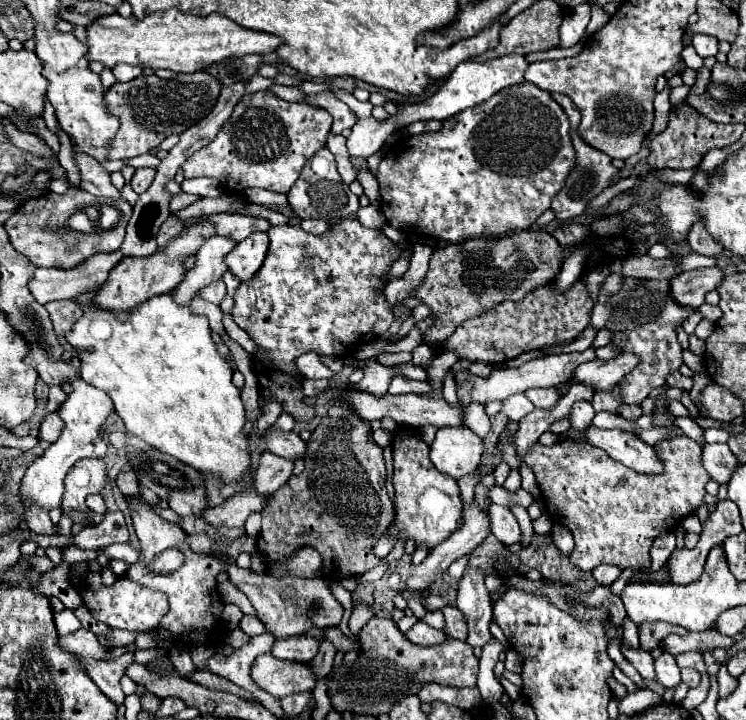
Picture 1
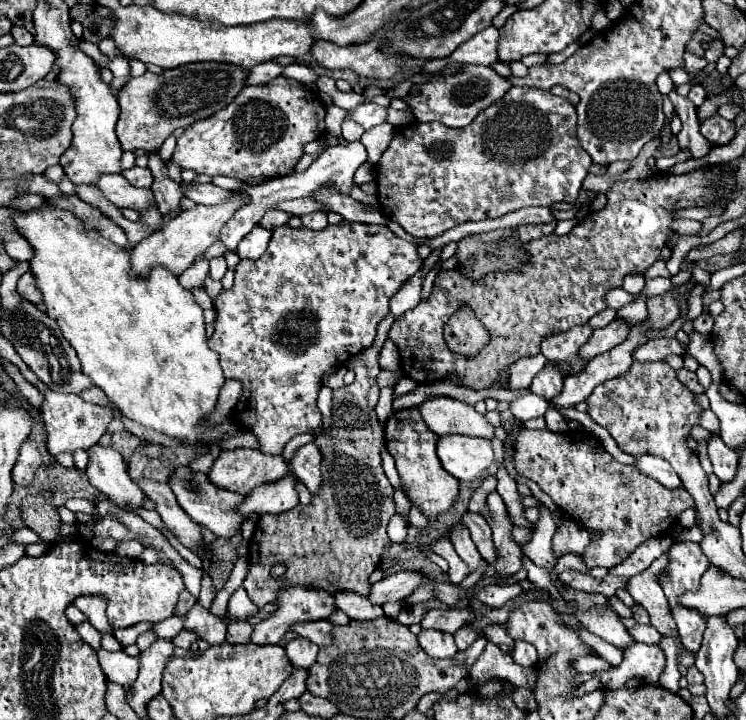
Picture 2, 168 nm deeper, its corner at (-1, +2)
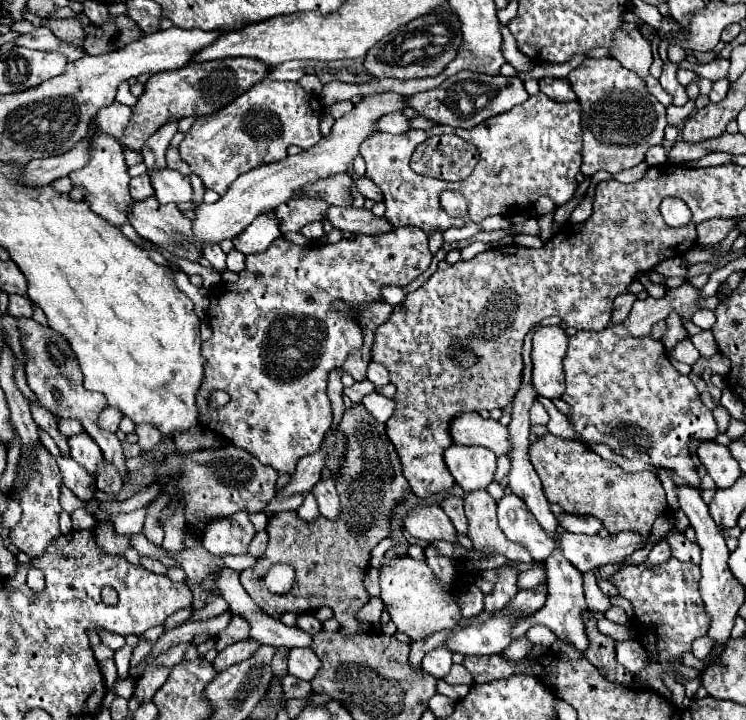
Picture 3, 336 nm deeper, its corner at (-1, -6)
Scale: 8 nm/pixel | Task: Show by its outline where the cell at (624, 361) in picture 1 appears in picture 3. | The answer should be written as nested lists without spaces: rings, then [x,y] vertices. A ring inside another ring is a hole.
[[[689,339],[677,343],[677,347],[673,351],[667,351],[667,355],[669,357],[675,357],[677,361],[683,361],[687,365],[693,365],[699,359],[699,351],[695,349],[695,345]]]

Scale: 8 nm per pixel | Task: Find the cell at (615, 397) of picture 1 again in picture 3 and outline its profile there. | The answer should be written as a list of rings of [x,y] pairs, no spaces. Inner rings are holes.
[[[609,325],[603,331],[577,331],[569,339],[569,349],[563,359],[565,367],[565,393],[561,399],[571,407],[569,421],[573,423],[575,433],[587,445],[603,443],[613,449],[613,453],[627,459],[643,459],[655,467],[667,467],[687,483],[699,489],[699,475],[695,463],[689,455],[689,441],[713,441],[717,437],[717,423],[711,409],[707,409],[699,397],[699,391],[687,375],[681,375],[663,353],[665,347],[661,341],[655,341],[649,335],[633,337],[625,325]]]

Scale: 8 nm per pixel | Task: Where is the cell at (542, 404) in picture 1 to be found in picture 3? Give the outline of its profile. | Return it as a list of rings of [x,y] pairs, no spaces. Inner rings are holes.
[[[561,325],[539,327],[533,333],[533,385],[537,393],[547,399],[563,395],[563,357],[567,341],[569,337]]]

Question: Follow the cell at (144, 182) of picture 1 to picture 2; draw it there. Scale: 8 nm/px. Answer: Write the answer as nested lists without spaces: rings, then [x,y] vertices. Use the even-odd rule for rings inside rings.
[[[133,167],[129,171],[123,171],[123,177],[135,185],[135,187],[143,187],[143,189],[149,189],[151,183],[153,183],[153,173],[151,169],[147,167]]]

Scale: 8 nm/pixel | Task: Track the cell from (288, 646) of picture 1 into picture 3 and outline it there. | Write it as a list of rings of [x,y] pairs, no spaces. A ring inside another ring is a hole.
[[[309,647],[289,651],[289,675],[303,681],[311,681],[319,671],[319,667],[321,667],[321,661],[315,653],[311,653]]]

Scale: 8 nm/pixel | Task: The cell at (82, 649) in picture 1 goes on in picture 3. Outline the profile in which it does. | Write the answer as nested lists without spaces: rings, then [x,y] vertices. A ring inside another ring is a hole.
[[[123,679],[123,681],[115,681],[111,689],[115,691],[115,695],[117,695],[117,697],[125,697],[125,699],[129,699],[129,697],[133,695],[133,679]]]

